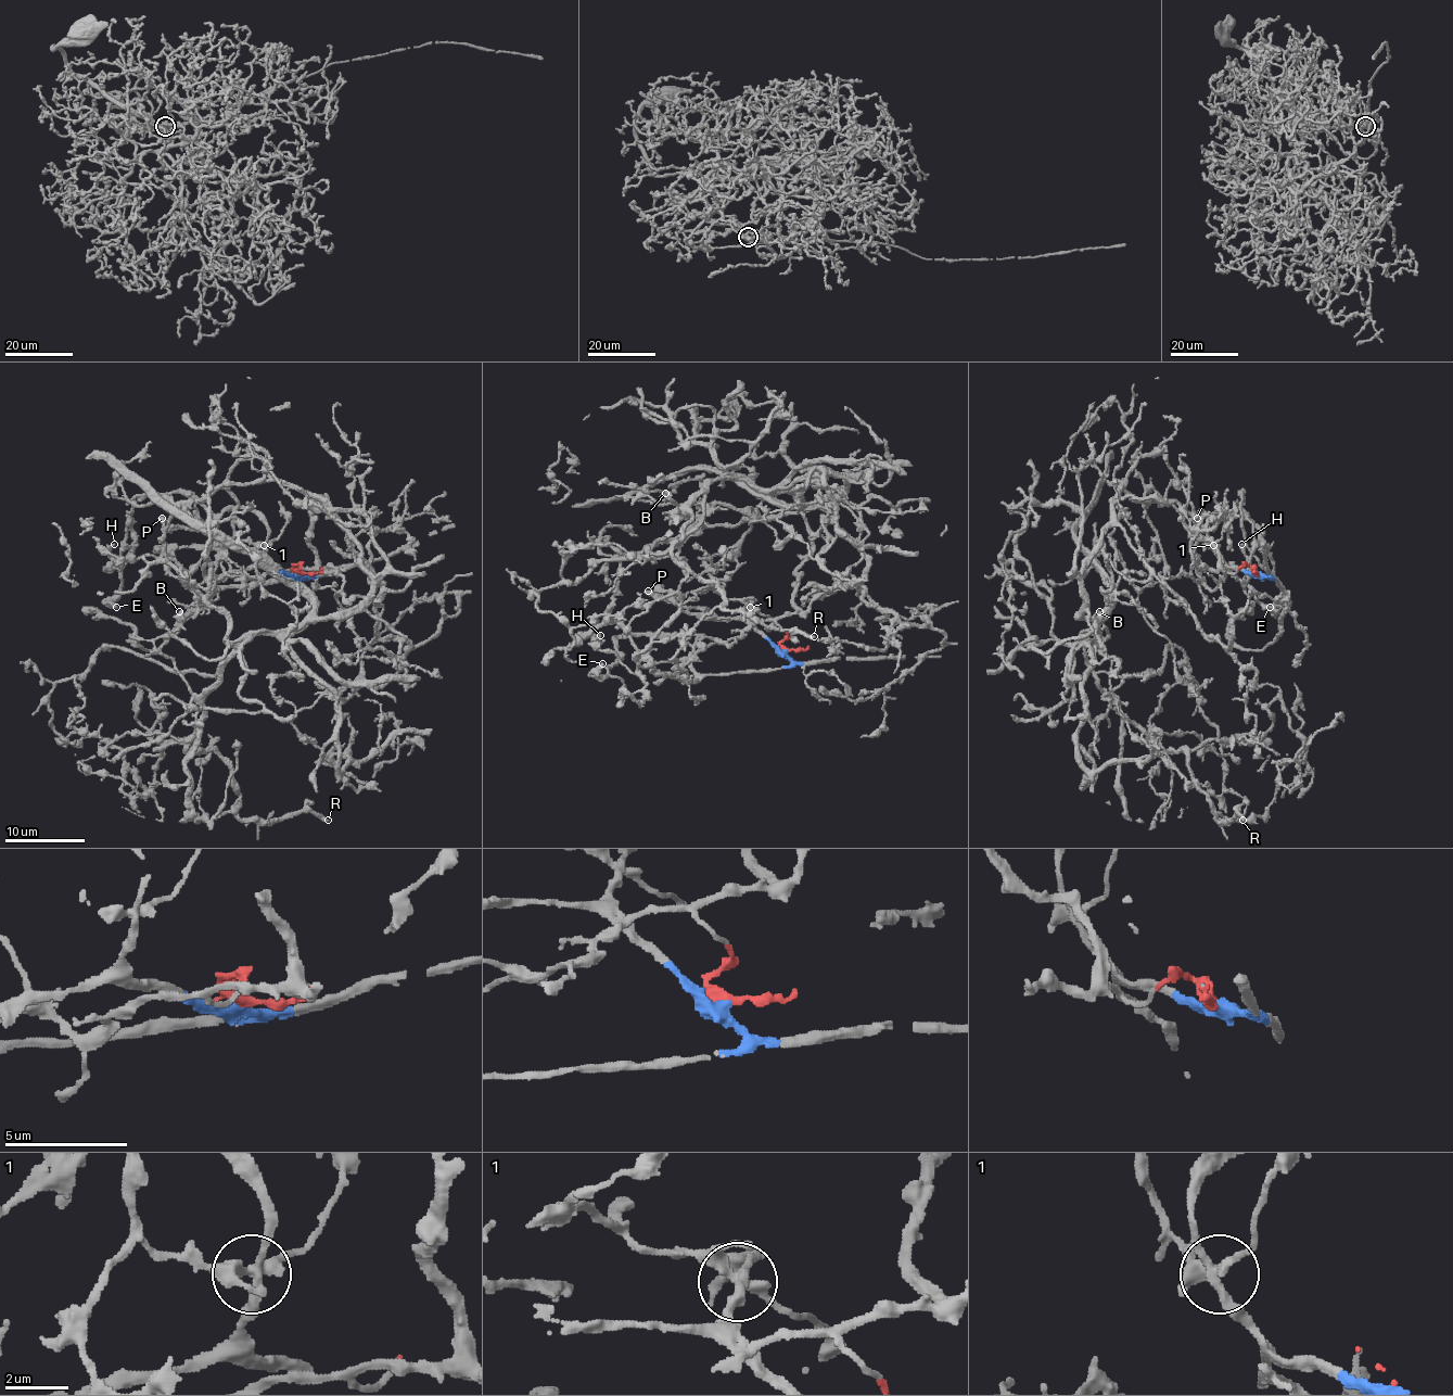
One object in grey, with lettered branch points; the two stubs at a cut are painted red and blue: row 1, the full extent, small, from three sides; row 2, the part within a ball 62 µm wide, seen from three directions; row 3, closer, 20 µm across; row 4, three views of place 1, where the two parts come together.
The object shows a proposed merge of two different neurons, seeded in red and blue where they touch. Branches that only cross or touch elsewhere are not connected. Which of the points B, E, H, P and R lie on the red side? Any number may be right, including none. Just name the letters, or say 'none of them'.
B, H, R

